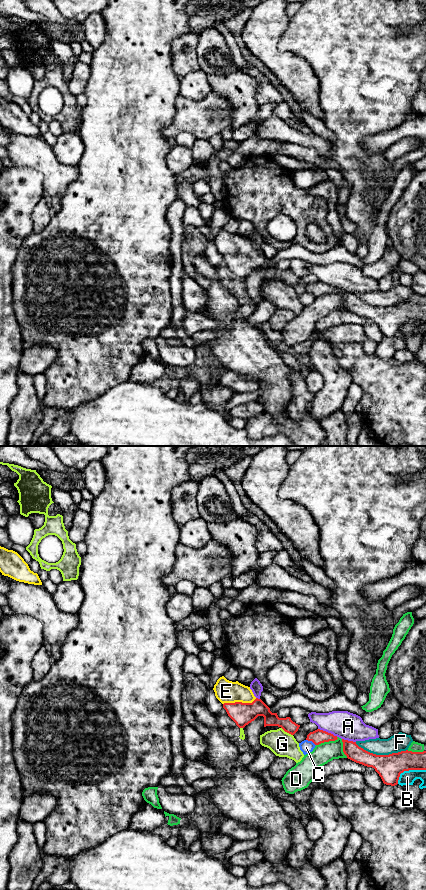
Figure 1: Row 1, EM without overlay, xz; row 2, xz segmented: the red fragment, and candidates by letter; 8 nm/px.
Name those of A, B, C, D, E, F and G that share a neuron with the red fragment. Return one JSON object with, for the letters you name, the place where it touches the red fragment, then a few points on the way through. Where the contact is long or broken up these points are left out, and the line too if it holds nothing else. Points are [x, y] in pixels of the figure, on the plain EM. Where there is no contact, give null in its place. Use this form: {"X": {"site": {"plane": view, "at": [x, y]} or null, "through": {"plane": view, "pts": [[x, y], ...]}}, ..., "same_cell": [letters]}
{"E": {"site": {"plane": "xz", "at": [239, 254]}, "through": {"plane": "xz", "pts": [[242, 266], [242, 258], [239, 254], [226, 243]]}}, "same_cell": ["E"]}

